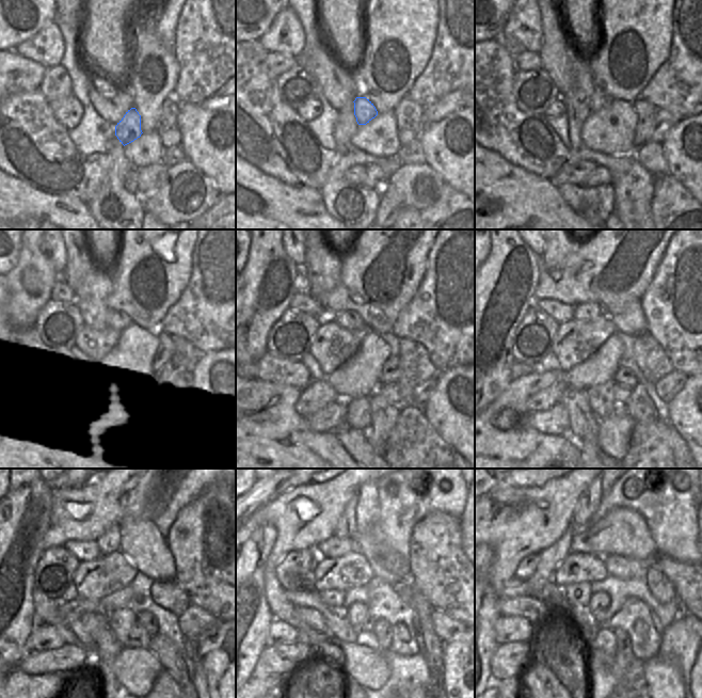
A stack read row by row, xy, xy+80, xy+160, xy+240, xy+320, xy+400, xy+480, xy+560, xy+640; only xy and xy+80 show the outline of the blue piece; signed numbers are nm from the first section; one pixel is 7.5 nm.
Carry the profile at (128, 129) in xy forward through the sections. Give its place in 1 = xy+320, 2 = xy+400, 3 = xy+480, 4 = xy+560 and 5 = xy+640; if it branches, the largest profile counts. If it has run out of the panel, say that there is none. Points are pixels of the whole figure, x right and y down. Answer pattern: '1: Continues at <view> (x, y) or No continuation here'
1: Continues at xy+320 (348, 319)
2: Continues at xy+400 (587, 311)
3: Continues at xy+480 (109, 542)
4: Continues at xy+560 (346, 528)
5: Continues at xy+640 (589, 501).

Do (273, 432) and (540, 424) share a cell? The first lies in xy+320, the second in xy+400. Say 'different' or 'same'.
different

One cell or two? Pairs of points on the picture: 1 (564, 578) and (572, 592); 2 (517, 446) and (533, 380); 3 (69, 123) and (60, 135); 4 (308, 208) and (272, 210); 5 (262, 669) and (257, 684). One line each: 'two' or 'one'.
1: two
2: one
3: two
4: one
5: two

